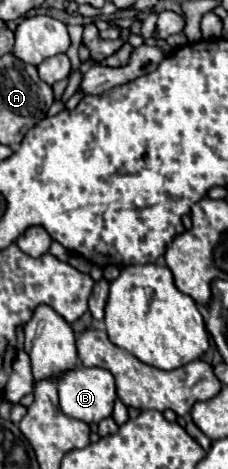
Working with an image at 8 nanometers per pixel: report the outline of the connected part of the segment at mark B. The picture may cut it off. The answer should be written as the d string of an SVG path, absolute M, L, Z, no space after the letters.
M74 367L70 371L60 373L58 377L58 395L60 409L72 417L86 423L98 423L104 417L112 415L112 407L116 401L116 385L110 371L100 367Z

